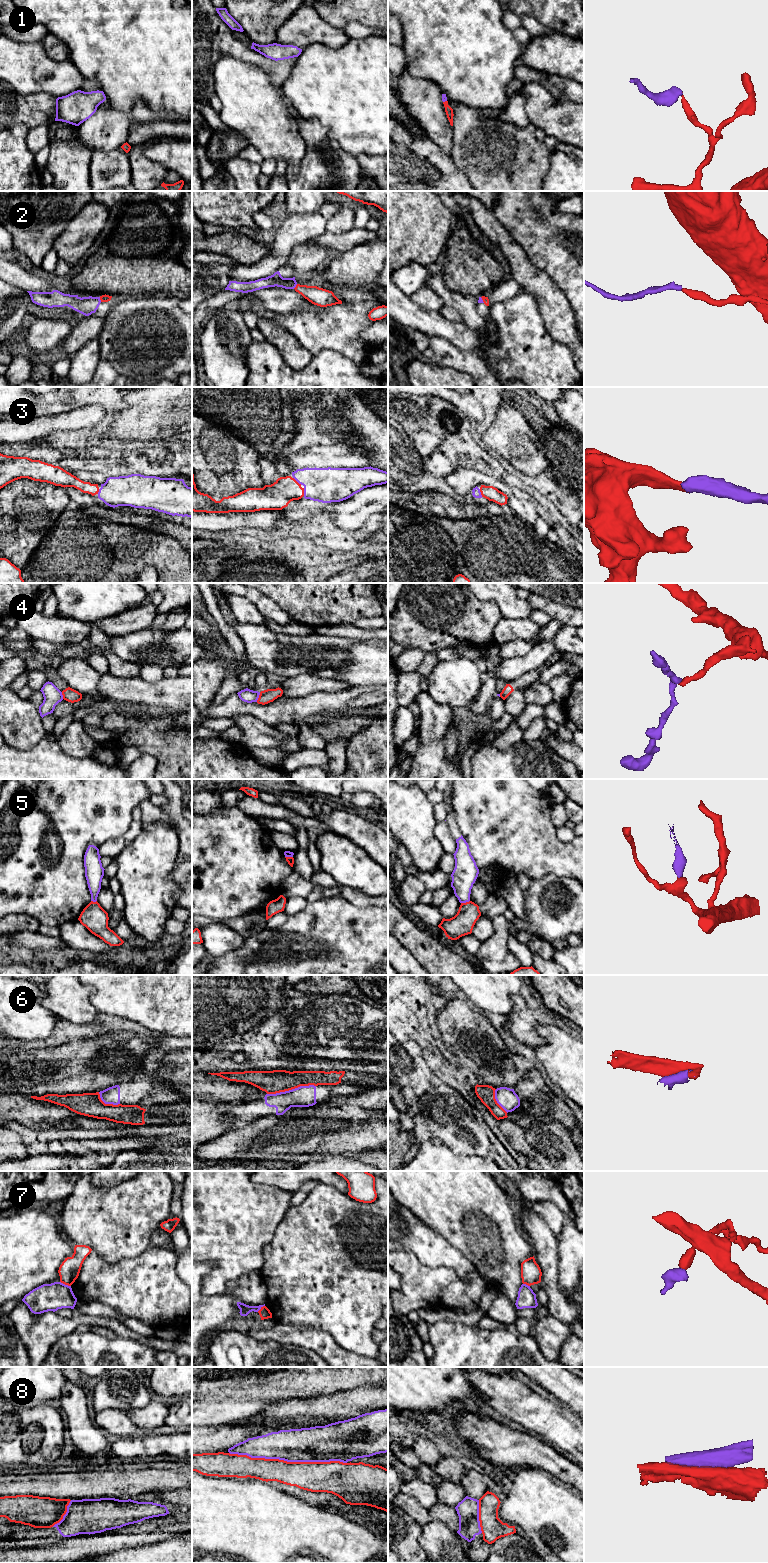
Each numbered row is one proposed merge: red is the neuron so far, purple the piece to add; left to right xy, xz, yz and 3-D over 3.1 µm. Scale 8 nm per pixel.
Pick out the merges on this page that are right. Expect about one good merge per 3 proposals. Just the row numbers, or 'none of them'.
1, 2, 3

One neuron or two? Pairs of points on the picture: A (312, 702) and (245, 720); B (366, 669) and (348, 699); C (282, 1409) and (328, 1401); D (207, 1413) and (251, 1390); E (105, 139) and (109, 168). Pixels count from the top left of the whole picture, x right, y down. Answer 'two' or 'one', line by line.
A: two
B: two
C: one
D: two
E: two

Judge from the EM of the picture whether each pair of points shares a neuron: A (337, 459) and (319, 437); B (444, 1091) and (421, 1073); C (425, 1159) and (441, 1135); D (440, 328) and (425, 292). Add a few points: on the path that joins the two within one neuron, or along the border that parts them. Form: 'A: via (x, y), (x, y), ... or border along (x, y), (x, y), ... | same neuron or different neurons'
A: border along (332, 444), (311, 445), (303, 449) | different neurons
B: border along (431, 1087), (419, 1098) | different neurons
C: border along (434, 1139), (447, 1146) | different neurons
D: border along (411, 298), (415, 303), (424, 308), (439, 311) | different neurons

